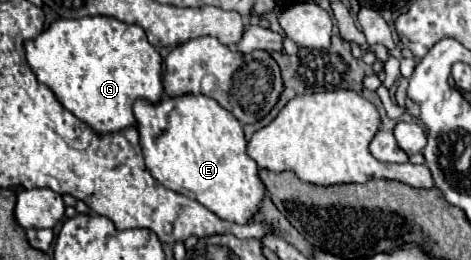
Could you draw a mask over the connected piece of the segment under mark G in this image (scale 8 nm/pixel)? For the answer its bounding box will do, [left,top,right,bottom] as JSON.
[24,16,162,134]

